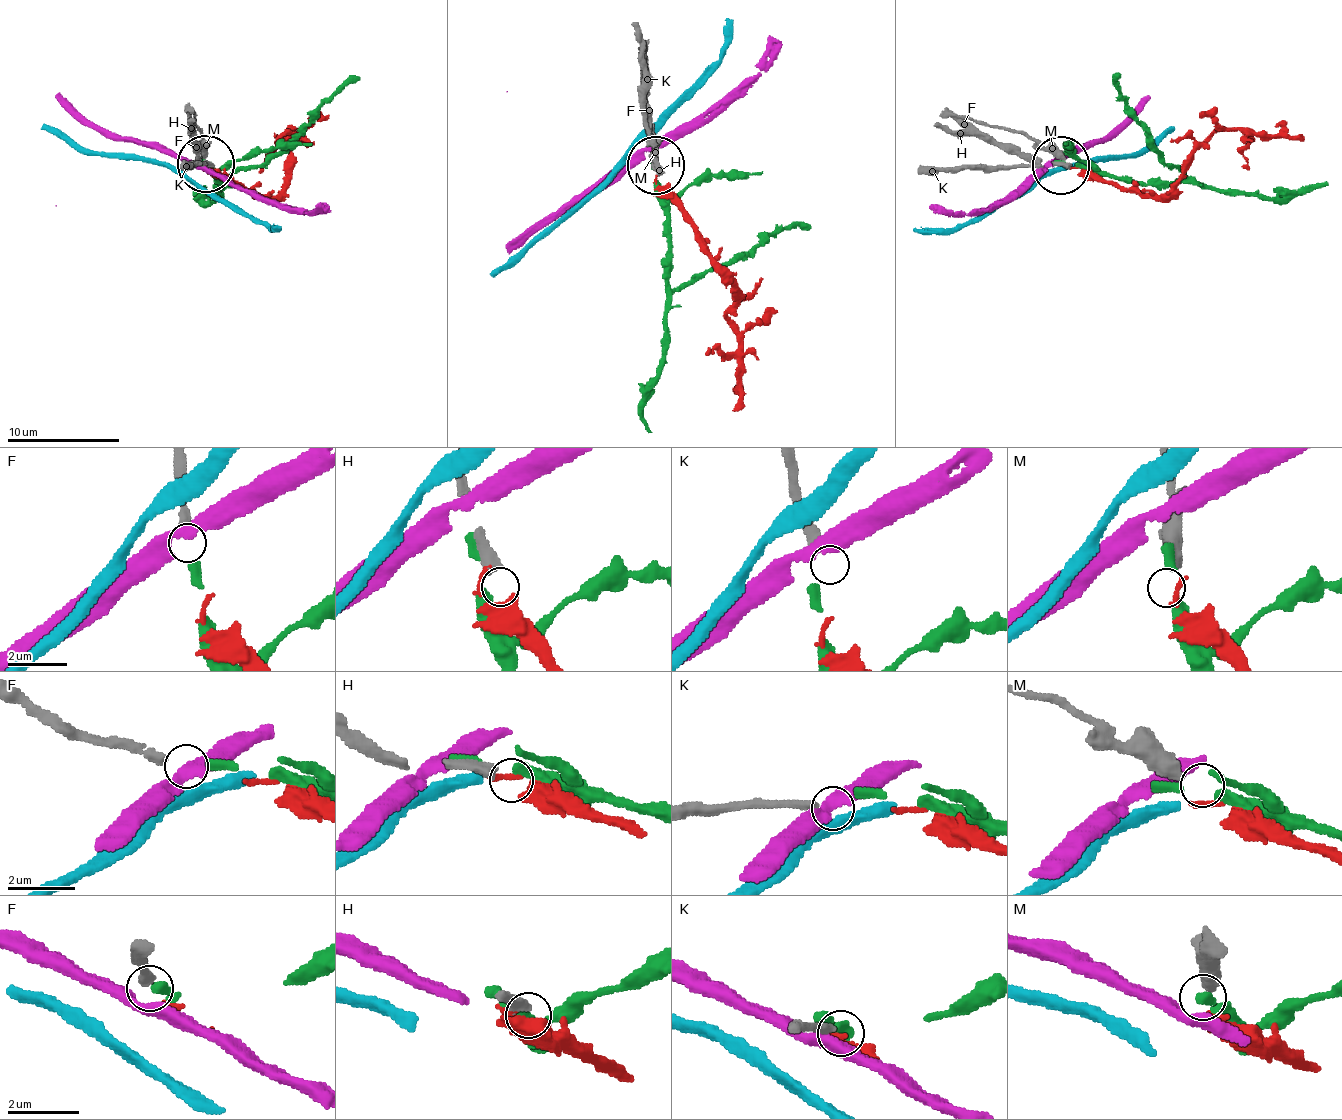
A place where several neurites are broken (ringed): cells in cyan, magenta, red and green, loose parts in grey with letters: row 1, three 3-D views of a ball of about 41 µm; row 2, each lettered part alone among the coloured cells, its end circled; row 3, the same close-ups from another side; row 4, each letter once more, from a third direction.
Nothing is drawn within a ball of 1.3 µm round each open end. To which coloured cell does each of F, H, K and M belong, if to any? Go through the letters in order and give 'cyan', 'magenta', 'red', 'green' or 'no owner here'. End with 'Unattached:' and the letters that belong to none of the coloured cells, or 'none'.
F: green
H: red
K: no owner here
M: no owner here
Unattached: K, M

